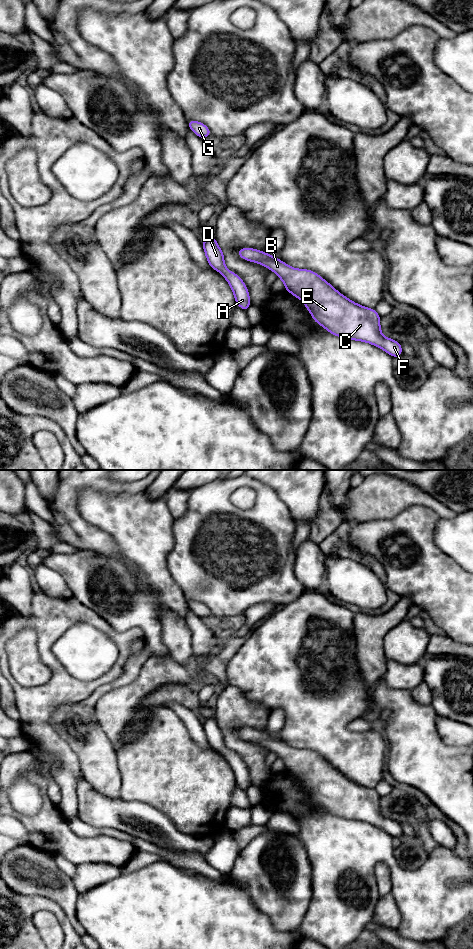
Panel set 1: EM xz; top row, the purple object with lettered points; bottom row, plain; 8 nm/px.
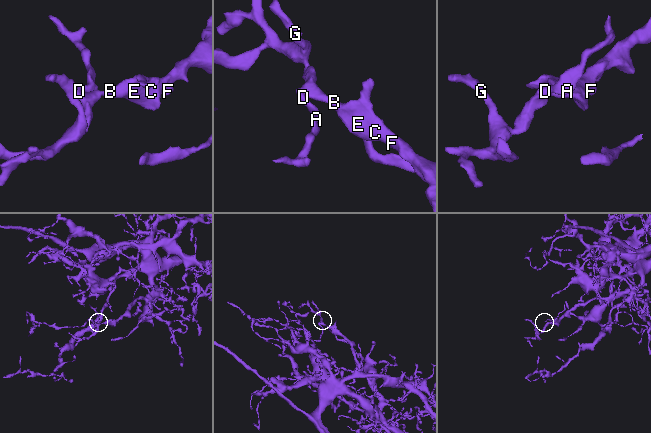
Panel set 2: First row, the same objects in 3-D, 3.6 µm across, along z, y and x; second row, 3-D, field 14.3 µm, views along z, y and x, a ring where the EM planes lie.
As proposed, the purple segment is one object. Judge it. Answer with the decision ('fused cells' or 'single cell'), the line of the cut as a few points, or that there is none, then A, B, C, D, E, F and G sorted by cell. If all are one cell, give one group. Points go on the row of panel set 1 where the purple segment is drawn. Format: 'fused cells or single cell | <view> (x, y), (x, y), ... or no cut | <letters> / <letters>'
single cell | no cut | A B C D E F G

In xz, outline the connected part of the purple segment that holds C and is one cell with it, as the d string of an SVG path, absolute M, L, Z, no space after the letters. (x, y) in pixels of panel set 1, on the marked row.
M249 247L238 250L236 254L244 260L259 263L276 273L278 278L284 282L285 290L296 298L301 299L314 321L324 327L329 333L345 339L370 343L381 348L391 357L401 357L401 343L387 338L381 333L381 316L375 309L361 306L349 300L312 270L293 268L275 256Z

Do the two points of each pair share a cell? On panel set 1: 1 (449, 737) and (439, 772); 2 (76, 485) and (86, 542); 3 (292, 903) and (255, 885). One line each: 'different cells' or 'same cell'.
1: different cells
2: same cell
3: same cell

